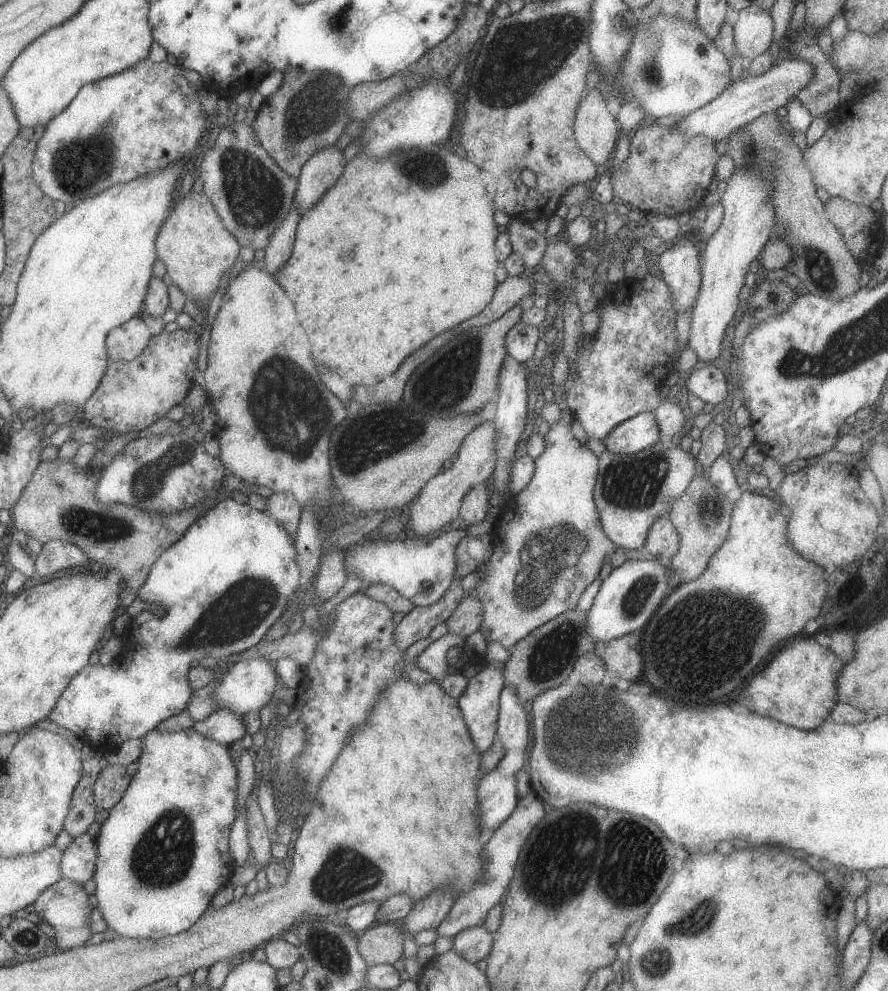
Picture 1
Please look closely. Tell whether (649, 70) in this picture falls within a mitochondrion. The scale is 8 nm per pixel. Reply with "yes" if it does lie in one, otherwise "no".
yes

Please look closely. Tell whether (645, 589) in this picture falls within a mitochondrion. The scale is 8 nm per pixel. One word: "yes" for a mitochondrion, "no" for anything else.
yes

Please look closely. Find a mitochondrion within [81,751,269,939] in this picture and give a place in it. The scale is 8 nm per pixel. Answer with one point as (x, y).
(163, 855)

